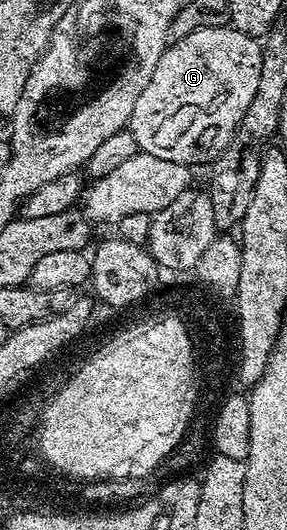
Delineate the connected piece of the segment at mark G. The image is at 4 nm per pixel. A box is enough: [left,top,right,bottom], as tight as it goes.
[127,23,261,167]

